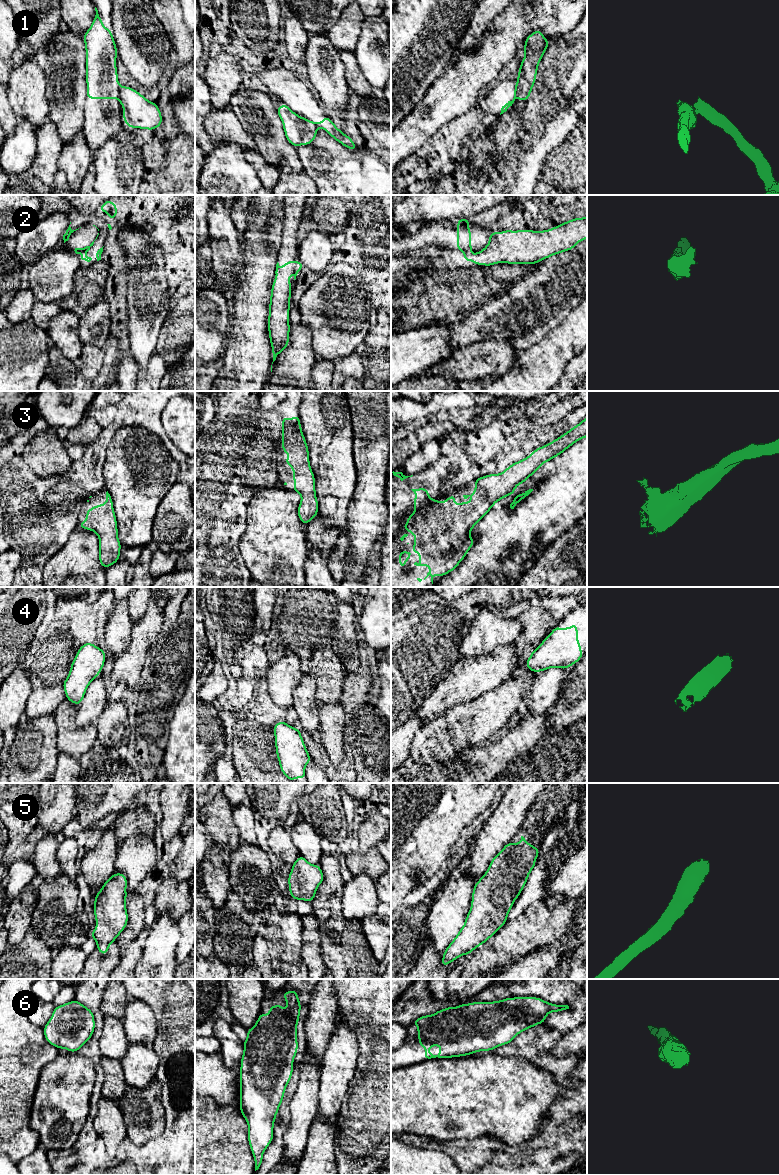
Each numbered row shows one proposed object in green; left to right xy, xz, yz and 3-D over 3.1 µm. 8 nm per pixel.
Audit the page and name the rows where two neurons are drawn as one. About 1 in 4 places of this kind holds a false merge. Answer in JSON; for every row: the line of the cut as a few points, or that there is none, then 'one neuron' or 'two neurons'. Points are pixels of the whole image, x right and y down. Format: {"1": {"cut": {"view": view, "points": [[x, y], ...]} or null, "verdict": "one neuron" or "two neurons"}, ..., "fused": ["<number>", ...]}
{"1": {"cut": {"view": "xy", "points": [[120, 86], [118, 98]]}, "verdict": "two neurons"}, "2": {"cut": null, "verdict": "one neuron"}, "3": {"cut": null, "verdict": "one neuron"}, "4": {"cut": null, "verdict": "one neuron"}, "5": {"cut": null, "verdict": "one neuron"}, "6": {"cut": null, "verdict": "one neuron"}, "fused": ["1"]}

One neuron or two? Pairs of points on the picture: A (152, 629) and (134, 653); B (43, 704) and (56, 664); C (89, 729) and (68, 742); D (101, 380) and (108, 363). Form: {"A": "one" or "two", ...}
{"A": "one", "B": "one", "C": "one", "D": "one"}

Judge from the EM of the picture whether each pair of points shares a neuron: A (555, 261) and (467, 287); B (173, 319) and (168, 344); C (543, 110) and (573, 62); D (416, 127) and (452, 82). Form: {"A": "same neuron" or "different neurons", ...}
{"A": "different neurons", "B": "same neuron", "C": "same neuron", "D": "same neuron"}

